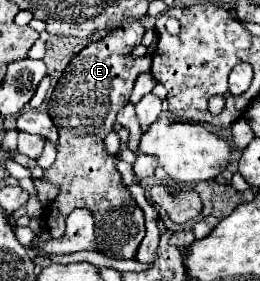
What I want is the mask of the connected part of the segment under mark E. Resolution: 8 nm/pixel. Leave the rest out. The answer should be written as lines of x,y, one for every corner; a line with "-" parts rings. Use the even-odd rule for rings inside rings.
126,20
126,22
122,22
120,28
112,30
106,38
82,48
68,62
64,74
60,76
58,84
54,86
52,98
48,100
48,114
54,122
54,126
58,128
60,138
58,138
58,158
50,168
44,170
42,180
58,186
60,192
46,212
46,228
48,228
52,238
62,238
66,216
74,208
88,208
88,210
92,210
92,214
96,218
96,242
100,242
100,246
104,246
102,254
112,256
112,258
120,258
120,260
134,258
138,254
140,242
144,240
144,214
138,208
138,204
132,200
128,188
124,186
122,176
116,170
116,158
104,150
104,138
108,132
112,132
112,126
116,124
116,114
130,100
136,76
140,72
148,72
151,69
151,55
145,55
144,58
138,58
138,60
130,58
132,48
140,44
142,36
144,36
142,22
140,20

